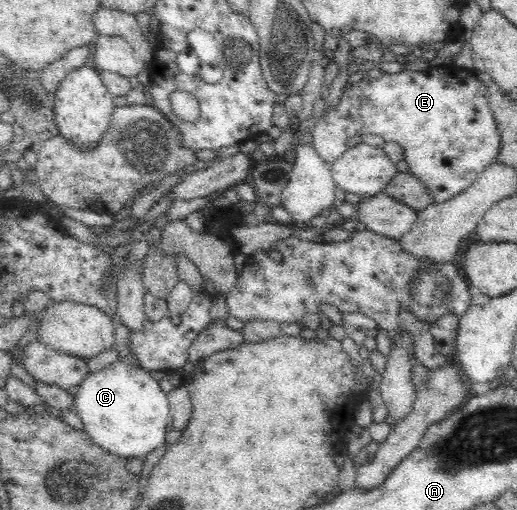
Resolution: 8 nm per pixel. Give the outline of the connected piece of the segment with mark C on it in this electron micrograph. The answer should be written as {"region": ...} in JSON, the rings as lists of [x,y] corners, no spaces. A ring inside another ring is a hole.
{"region":[[[120,359],[111,363],[97,372],[87,373],[77,387],[77,394],[74,396],[75,411],[84,423],[83,430],[106,451],[124,457],[140,457],[152,453],[156,447],[165,443],[166,427],[171,421],[169,412],[169,401],[167,395],[162,392],[156,379],[153,379],[148,370],[144,369],[137,361]]]}

